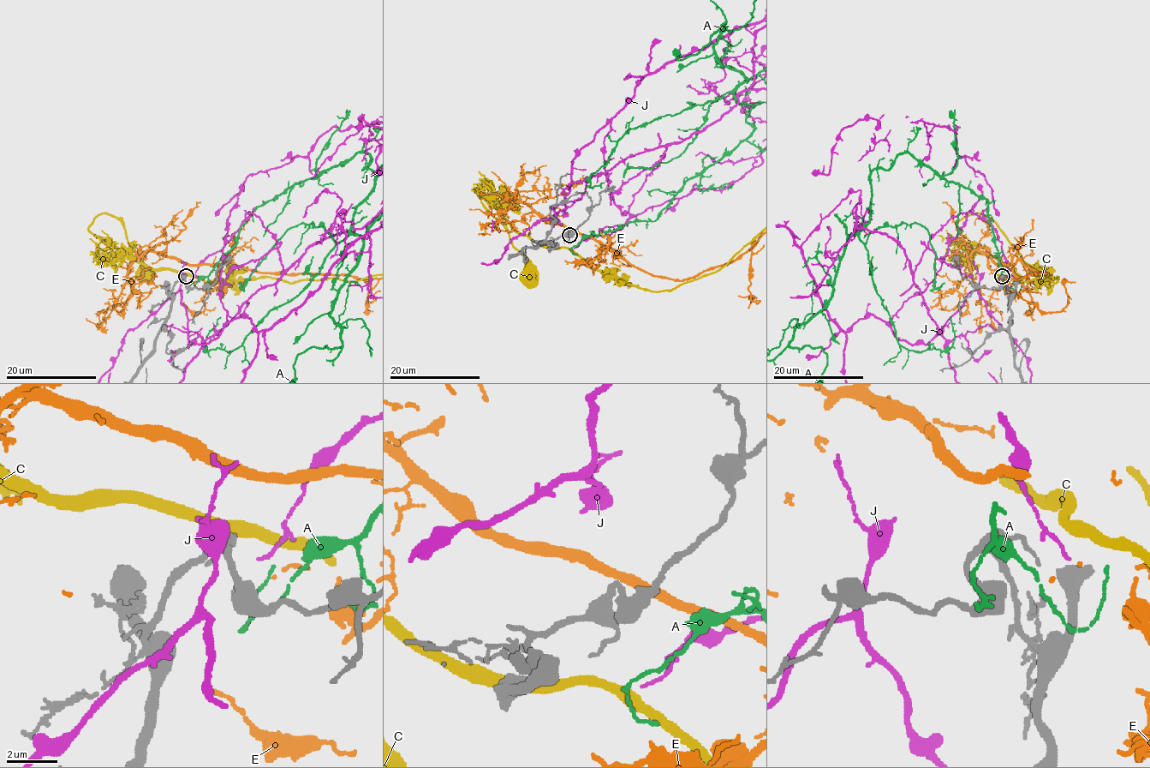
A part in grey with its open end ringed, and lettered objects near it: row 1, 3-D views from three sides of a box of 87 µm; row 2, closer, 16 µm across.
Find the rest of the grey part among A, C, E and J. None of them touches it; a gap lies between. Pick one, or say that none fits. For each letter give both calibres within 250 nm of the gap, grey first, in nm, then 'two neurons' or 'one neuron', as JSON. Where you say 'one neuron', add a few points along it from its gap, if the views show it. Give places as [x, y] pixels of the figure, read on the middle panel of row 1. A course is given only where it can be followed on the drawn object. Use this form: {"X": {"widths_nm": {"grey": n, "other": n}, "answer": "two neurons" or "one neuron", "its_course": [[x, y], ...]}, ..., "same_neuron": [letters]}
{"A": {"widths_nm": {"grey": 380, "other": 360}, "answer": "two neurons"}, "C": {"widths_nm": {"grey": 380, "other": 360}, "answer": "two neurons"}, "E": {"widths_nm": {"grey": 380, "other": 360}, "answer": "two neurons"}, "J": {"widths_nm": {"grey": 380, "other": 140}, "answer": "two neurons"}, "same_neuron": []}

